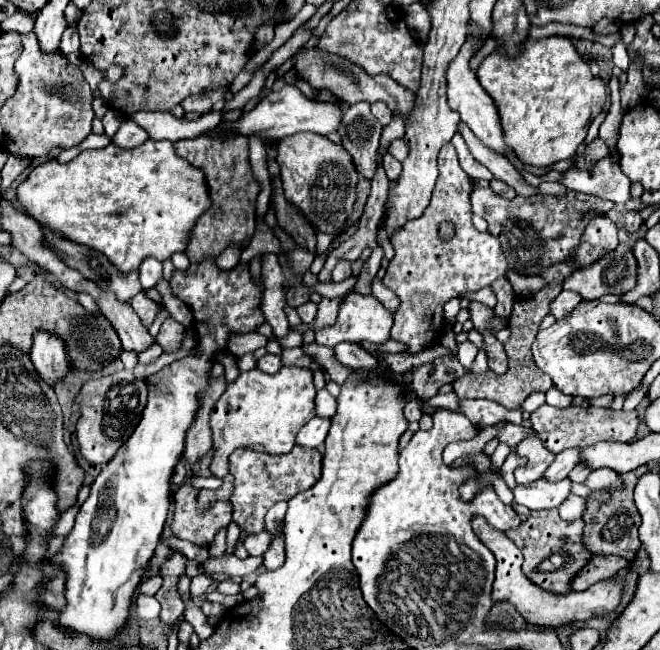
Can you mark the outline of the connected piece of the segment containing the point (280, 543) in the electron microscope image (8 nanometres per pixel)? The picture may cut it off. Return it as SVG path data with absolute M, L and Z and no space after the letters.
M275 537L271 547L267 549L267 553L263 555L263 565L265 569L279 569L285 561L285 539L283 537Z

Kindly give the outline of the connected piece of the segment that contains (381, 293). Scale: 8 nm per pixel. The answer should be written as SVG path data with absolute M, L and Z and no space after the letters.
M375 277L375 279L371 281L371 293L373 293L389 311L395 311L395 307L397 307L397 297L395 297L395 293L391 293L391 291L381 283L379 277Z

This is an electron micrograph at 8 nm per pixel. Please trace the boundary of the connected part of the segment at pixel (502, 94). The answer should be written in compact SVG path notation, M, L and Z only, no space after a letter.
M559 35L543 39L527 37L527 41L523 41L523 45L519 47L517 55L509 55L503 49L495 49L479 65L477 79L481 87L493 97L499 109L501 125L505 131L505 143L511 145L511 149L517 153L517 157L523 163L535 167L545 167L555 161L573 157L577 147L585 141L591 121L603 111L607 99L605 81L589 71L589 67L583 63L581 55L577 53L573 41L569 37L559 37Z

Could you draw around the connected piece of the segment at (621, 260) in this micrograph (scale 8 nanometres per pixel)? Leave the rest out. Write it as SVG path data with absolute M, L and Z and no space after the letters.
M619 243L617 249L605 253L599 261L571 273L561 289L577 291L583 299L599 299L605 293L623 295L635 287L637 261L633 249Z

